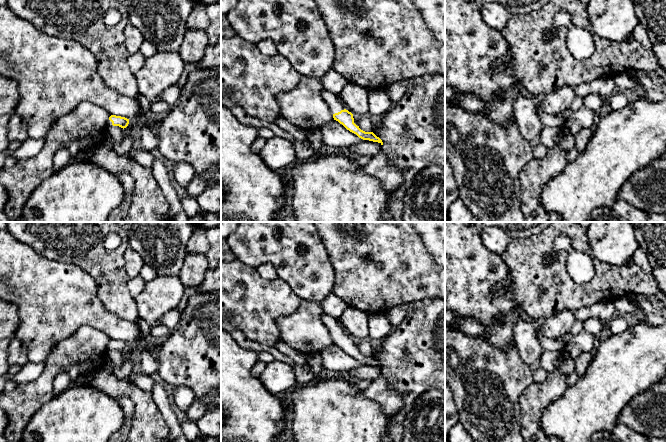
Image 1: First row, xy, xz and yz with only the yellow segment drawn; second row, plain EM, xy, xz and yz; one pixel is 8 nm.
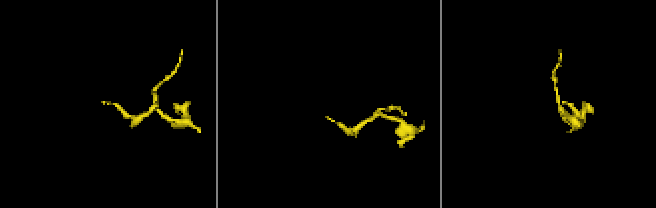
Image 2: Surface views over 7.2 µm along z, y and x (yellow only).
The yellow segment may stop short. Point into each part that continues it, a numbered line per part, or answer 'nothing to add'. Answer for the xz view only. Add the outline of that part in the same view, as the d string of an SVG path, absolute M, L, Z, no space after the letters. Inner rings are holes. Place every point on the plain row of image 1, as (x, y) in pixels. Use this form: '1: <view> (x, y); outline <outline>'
1: xz (333, 325); outline M324 312L322 313L322 321L327 326L332 338L345 333L345 330L340 325L339 320L325 314Z

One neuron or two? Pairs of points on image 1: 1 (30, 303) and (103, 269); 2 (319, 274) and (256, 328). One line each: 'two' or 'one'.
1: two
2: two

